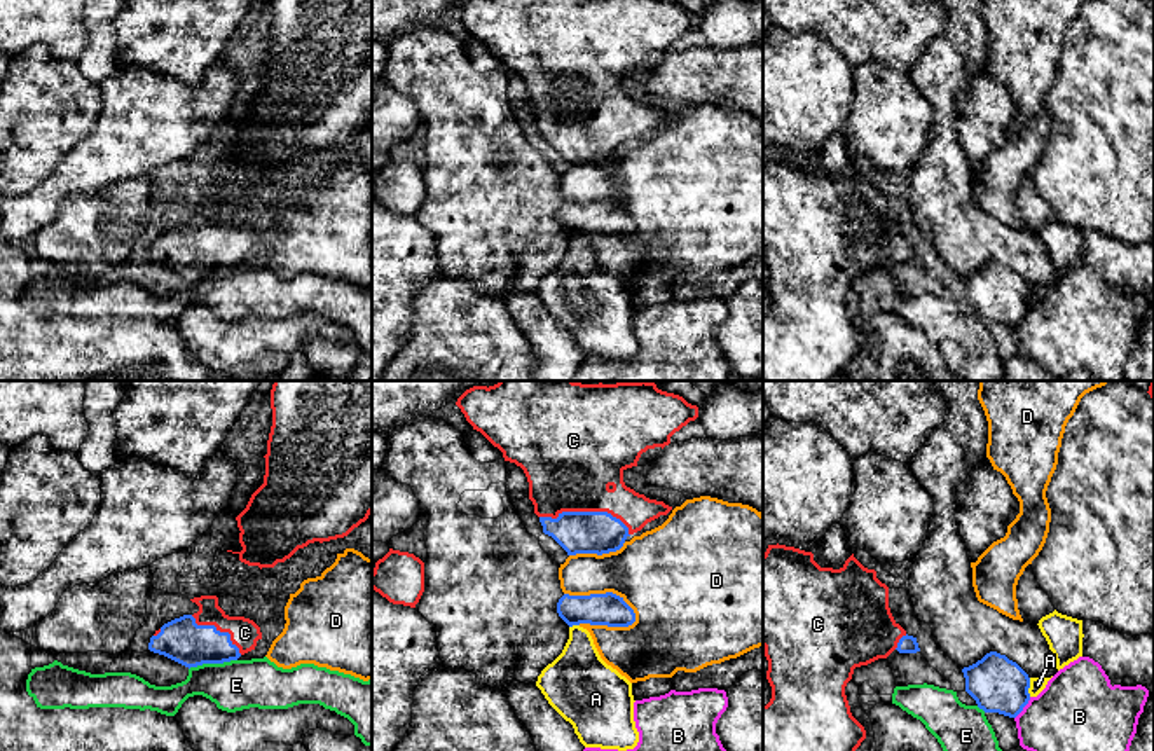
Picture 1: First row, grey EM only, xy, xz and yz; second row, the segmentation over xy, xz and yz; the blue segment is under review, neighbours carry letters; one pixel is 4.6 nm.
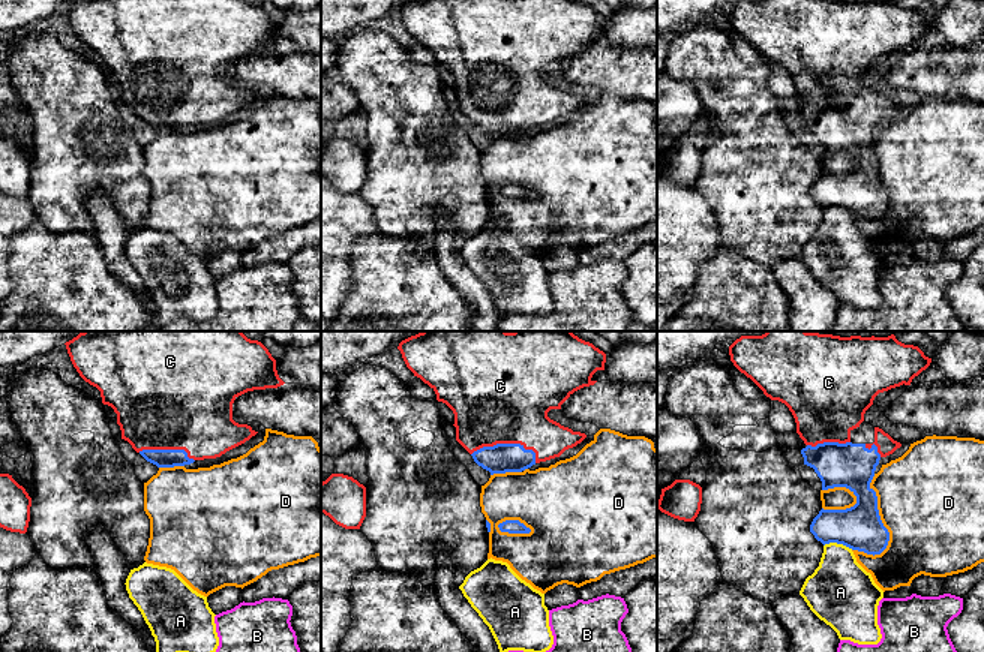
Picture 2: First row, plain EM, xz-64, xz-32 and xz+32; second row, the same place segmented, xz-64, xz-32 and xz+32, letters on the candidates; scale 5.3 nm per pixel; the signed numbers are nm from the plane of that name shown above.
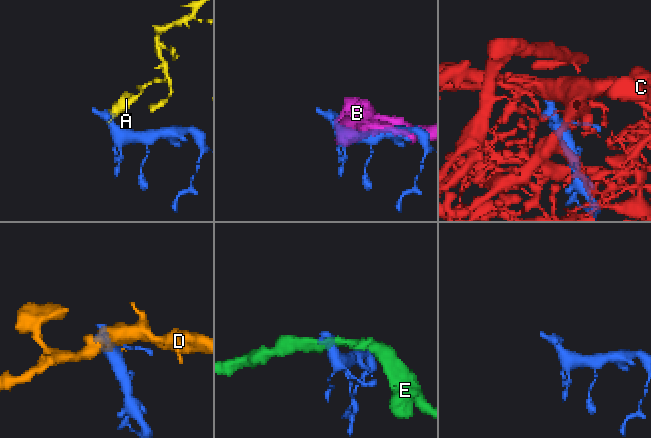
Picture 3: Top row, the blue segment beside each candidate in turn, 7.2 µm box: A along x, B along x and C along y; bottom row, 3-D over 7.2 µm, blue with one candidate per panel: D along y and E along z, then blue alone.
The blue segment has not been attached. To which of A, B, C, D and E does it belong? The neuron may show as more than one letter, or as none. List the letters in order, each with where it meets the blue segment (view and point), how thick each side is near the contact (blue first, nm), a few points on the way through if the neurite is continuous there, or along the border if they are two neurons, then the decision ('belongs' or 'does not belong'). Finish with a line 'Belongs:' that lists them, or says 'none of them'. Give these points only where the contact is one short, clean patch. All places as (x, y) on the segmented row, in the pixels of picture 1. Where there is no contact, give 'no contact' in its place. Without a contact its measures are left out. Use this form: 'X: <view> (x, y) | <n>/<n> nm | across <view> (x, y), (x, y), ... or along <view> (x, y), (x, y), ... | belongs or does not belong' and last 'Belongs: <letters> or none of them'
A: yz (1029, 687) | 260/70 nm | does not belong
B: yz (1023, 706) | 260/360 nm | does not belong
C: xz (587, 512) | 190/420 nm | across xz (599, 533), (599, 526), (587, 512), (571, 496), (570, 461) | belongs
D: xz (604, 594) | 150/360 nm | does not belong
E: xy (212, 662) | 200/240 nm | does not belong
Belongs: C

